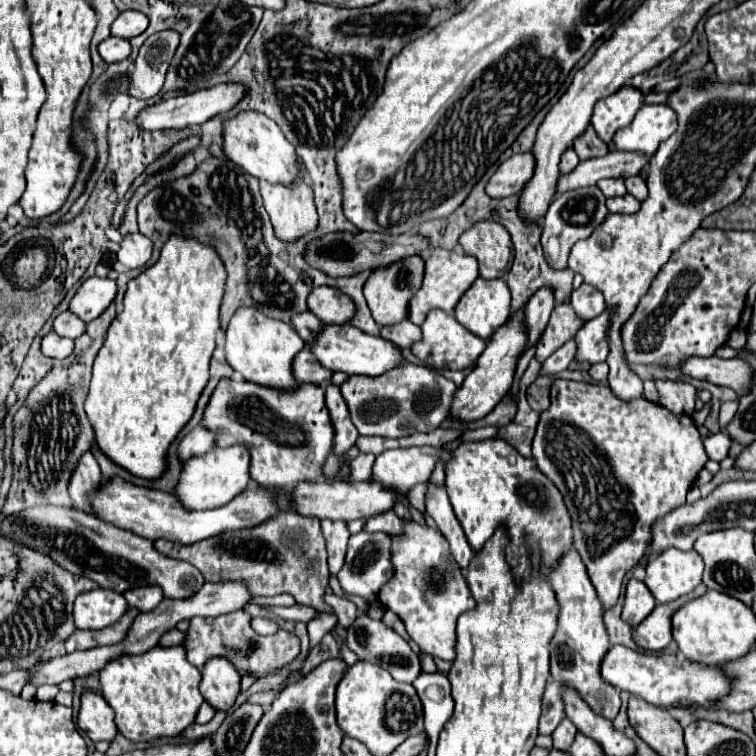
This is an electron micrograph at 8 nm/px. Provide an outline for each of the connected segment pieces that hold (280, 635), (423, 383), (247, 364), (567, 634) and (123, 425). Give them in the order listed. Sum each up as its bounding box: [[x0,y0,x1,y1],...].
[[182,610,300,680],[340,364,456,438],[224,308,304,390],[538,550,620,734],[84,236,226,480]]

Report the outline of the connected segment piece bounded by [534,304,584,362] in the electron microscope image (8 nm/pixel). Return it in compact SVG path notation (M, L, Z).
M560 304L552 310L550 322L546 326L546 332L542 334L542 338L536 344L536 360L544 362L550 354L554 354L564 342L568 342L570 338L574 338L574 334L582 328L582 320L578 320L578 316L574 314L570 304Z

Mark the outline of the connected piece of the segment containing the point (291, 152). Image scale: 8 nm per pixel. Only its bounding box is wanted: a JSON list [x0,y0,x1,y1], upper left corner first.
[224,112,300,186]

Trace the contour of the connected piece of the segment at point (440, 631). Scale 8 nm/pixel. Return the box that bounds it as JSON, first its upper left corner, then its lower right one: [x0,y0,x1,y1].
[378,520,476,660]

